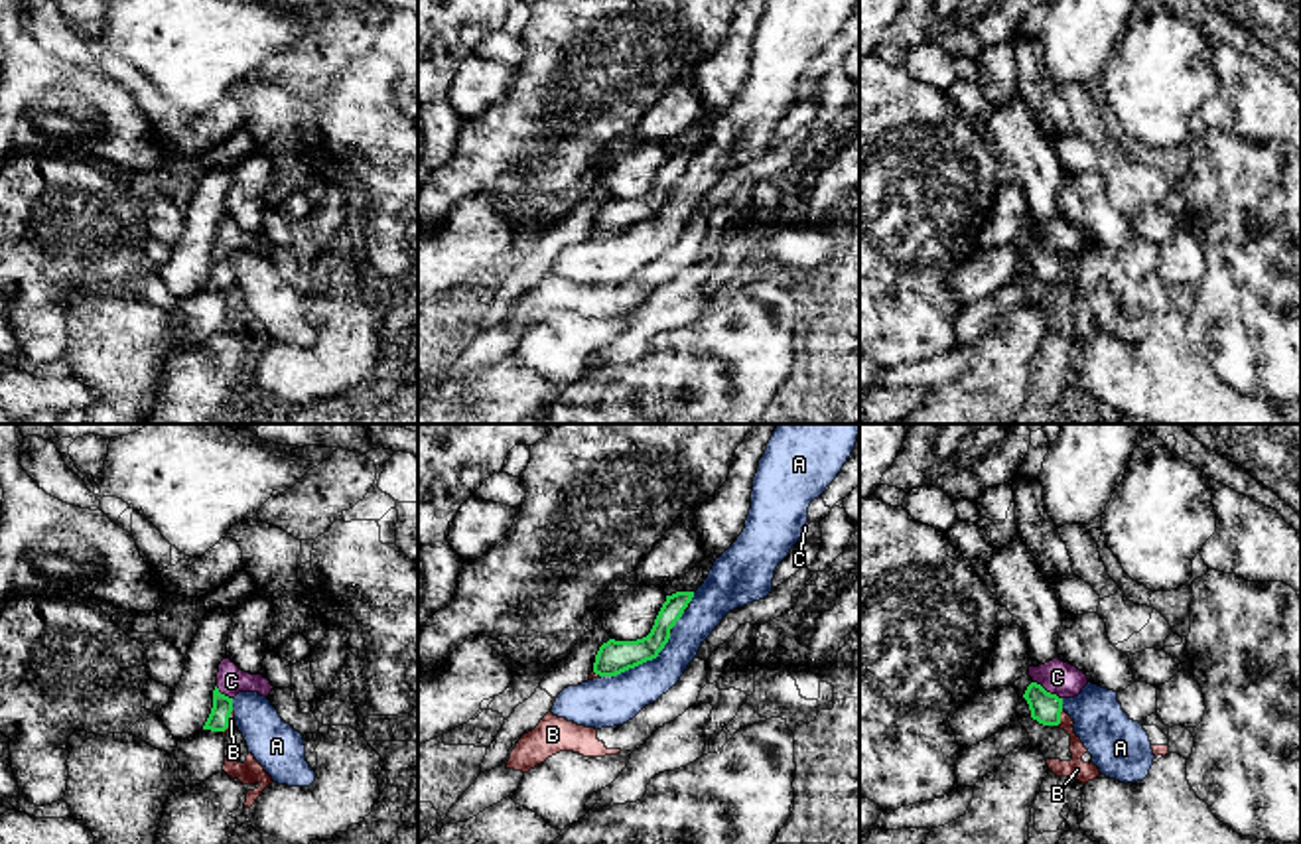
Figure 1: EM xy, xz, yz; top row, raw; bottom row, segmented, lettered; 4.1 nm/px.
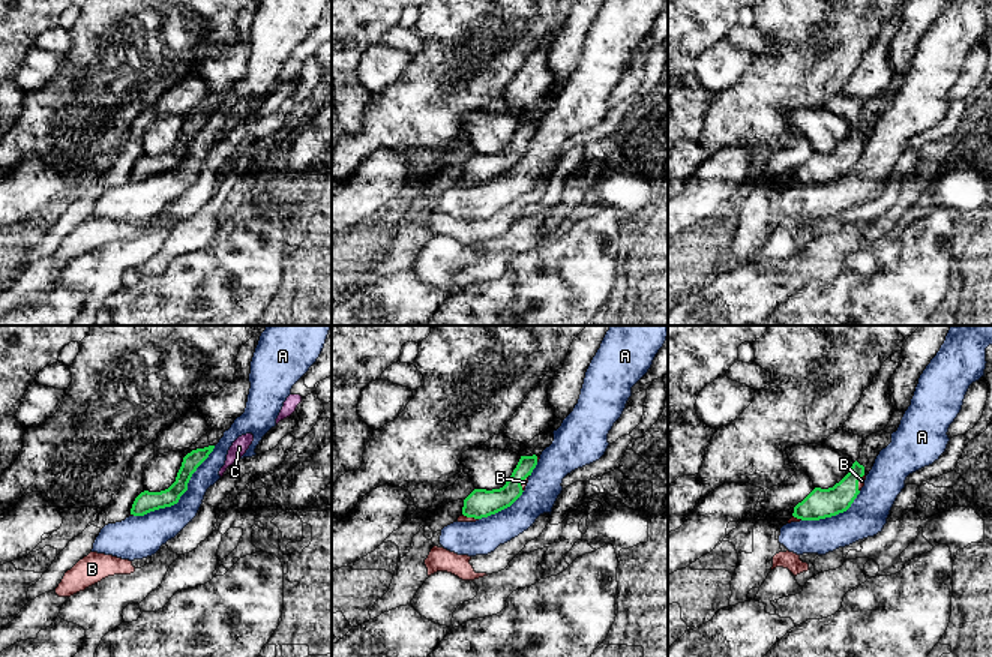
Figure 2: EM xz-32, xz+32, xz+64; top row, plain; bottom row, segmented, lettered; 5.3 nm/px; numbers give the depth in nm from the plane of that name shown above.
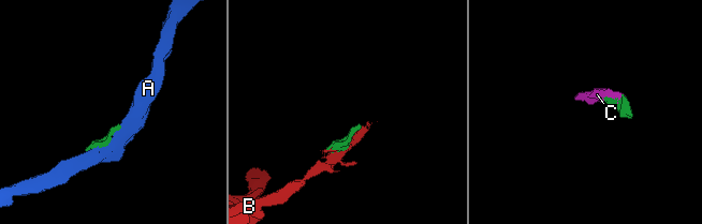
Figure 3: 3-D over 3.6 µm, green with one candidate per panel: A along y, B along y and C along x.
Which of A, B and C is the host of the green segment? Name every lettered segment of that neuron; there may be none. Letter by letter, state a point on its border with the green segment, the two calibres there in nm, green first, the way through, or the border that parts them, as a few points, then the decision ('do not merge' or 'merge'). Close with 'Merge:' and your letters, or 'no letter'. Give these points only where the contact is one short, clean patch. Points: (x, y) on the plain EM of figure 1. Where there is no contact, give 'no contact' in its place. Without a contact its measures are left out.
A: meets green in xz at (639, 221); 140 nm thick on the green side, 200 nm on the other; do not merge
B: meets green in yz at (1059, 277); 120 nm thick on the green side, 80 nm on the other; do not merge
C: meets green in yz at (1045, 249); 120 nm thick on the green side, 140 nm on the other; runs through yz (1045, 267), (1045, 249), (1057, 235); merge
Merge: C

